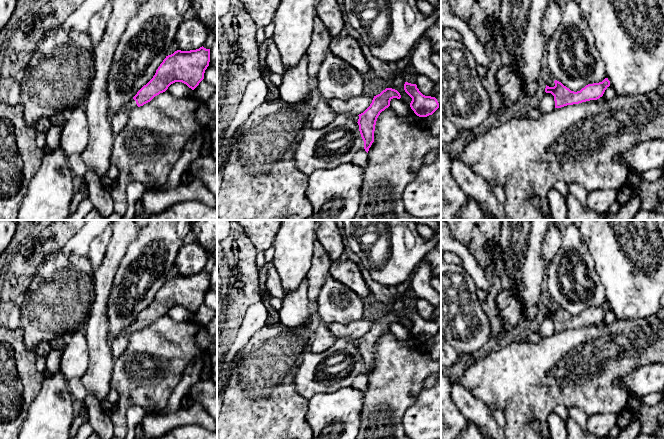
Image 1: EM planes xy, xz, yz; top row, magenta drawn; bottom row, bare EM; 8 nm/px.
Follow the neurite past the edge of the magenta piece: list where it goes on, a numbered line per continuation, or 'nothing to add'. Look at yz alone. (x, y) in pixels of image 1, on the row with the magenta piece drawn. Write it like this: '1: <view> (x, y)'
nothing to add

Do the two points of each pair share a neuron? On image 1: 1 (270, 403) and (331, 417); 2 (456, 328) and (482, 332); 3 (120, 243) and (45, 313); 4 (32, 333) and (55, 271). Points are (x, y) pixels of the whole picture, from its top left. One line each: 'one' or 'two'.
1: two
2: one
3: two
4: one

